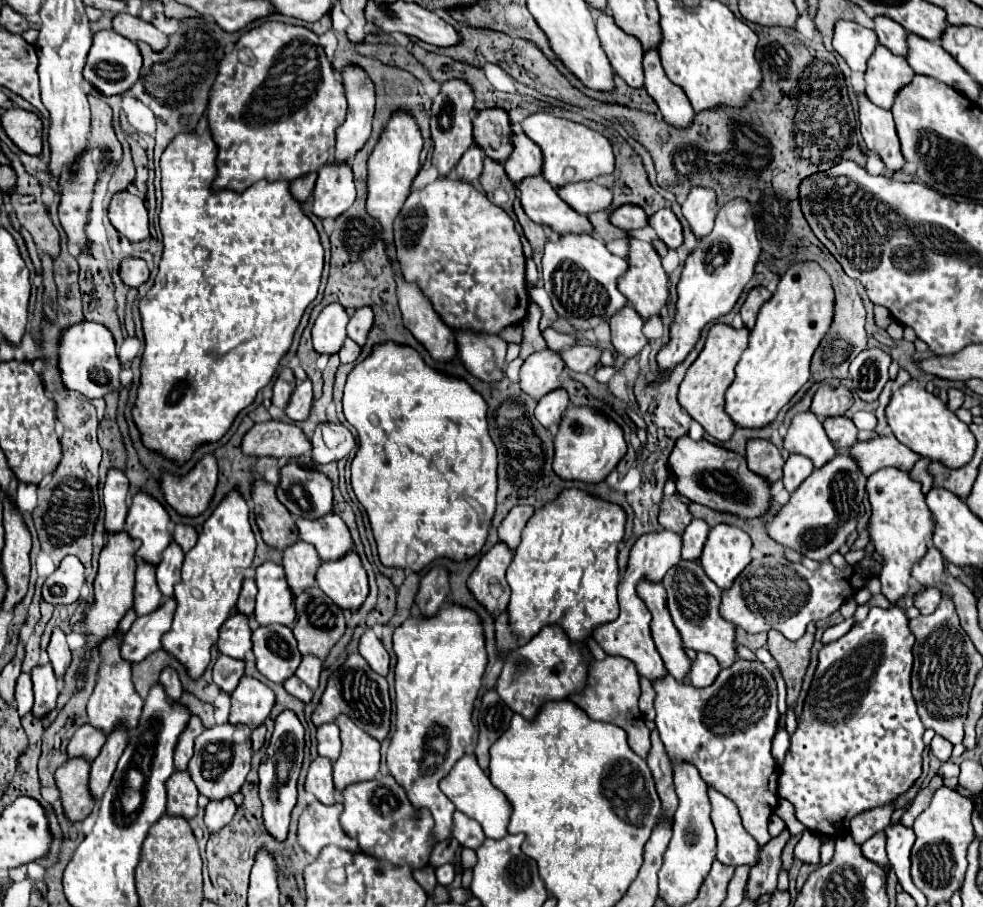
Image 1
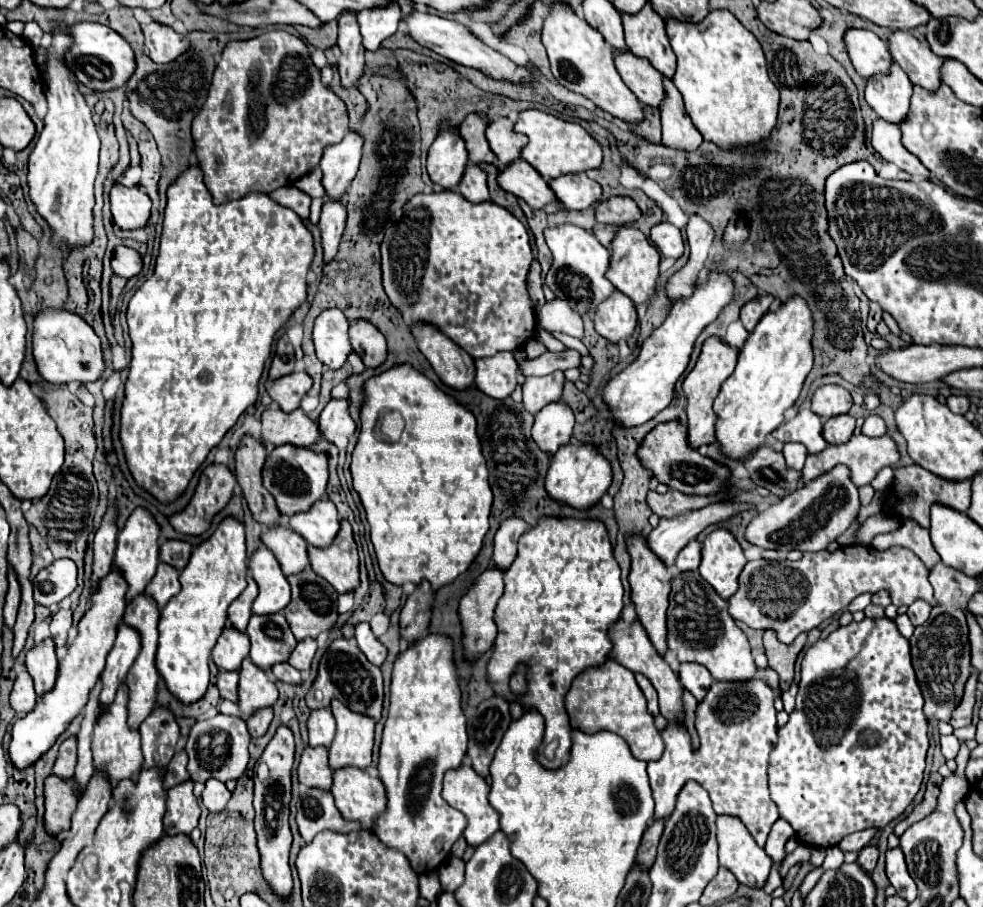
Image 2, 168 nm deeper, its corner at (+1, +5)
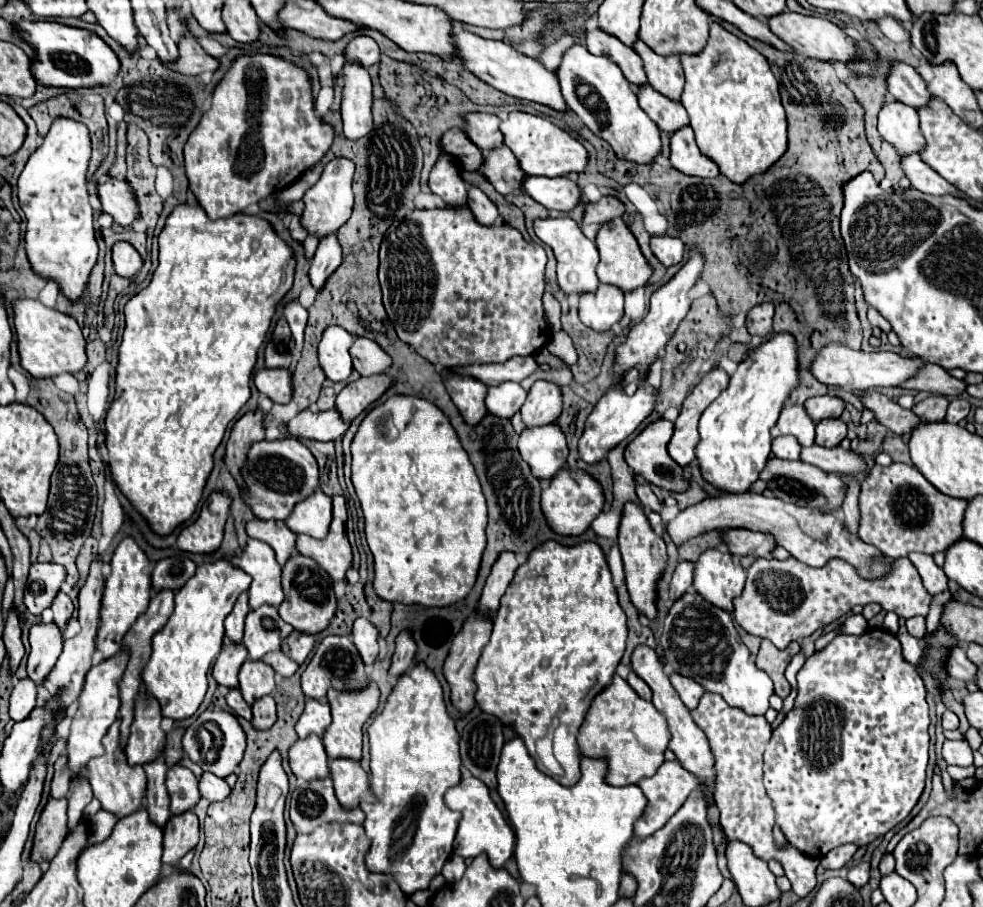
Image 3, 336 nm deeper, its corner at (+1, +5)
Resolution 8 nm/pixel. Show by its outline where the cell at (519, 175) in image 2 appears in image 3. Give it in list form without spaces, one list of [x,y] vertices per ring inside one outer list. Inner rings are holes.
[[[498,147],[486,153],[482,173],[488,177],[488,181],[498,193],[522,193],[522,183],[526,175],[522,175],[522,167],[518,165],[518,159],[514,157],[514,153],[510,153],[508,147]]]

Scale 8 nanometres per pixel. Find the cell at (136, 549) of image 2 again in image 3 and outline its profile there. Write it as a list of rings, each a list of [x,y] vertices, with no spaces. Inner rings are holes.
[[[126,537],[114,551],[114,557],[110,561],[110,577],[106,577],[106,589],[102,597],[102,621],[96,637],[96,649],[102,653],[104,659],[120,651],[124,635],[138,619],[138,615],[146,611],[146,605],[150,603],[150,593],[150,561],[146,553],[138,547],[138,543],[132,537]]]

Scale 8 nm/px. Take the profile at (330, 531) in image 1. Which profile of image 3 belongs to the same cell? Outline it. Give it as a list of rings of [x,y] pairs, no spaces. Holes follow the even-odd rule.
[[[320,489],[312,493],[306,501],[294,507],[294,513],[286,519],[286,525],[296,535],[310,535],[314,539],[324,539],[332,523],[332,499]]]

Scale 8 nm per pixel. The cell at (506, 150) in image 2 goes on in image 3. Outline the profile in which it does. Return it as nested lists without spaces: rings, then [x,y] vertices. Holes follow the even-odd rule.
[[[470,113],[466,115],[466,133],[468,137],[482,149],[482,151],[492,151],[496,147],[504,145],[504,137],[498,129],[500,117],[490,115],[490,113]]]

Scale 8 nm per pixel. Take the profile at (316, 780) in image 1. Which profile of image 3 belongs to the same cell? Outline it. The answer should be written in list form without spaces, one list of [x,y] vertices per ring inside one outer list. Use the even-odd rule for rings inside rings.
[[[308,737],[306,741],[298,739],[290,747],[290,769],[296,777],[306,781],[330,777],[328,771],[328,755],[324,751],[324,743],[320,737]]]

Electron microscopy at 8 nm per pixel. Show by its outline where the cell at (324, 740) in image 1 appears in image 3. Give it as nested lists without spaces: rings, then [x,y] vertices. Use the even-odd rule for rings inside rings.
[[[306,701],[306,709],[300,715],[296,723],[296,733],[300,739],[306,739],[308,735],[318,735],[322,737],[326,729],[330,727],[332,717],[330,717],[330,705],[328,701]]]

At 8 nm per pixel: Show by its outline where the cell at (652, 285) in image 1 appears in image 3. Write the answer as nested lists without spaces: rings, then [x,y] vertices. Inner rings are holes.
[[[614,219],[610,223],[604,223],[596,235],[596,245],[600,251],[600,263],[598,263],[598,279],[600,283],[614,285],[622,289],[624,293],[630,293],[638,287],[644,287],[648,279],[652,277],[652,267],[646,261],[646,257],[640,251],[640,245],[628,225],[622,219]]]

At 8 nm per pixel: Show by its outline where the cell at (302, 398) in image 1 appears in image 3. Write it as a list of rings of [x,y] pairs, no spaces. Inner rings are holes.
[[[260,369],[254,377],[260,393],[268,395],[274,403],[290,403],[294,395],[292,375],[288,369]]]

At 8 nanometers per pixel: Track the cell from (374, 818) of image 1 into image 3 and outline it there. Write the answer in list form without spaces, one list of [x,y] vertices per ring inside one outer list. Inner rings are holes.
[[[338,759],[330,763],[330,777],[334,781],[336,797],[344,809],[356,809],[362,801],[372,803],[376,795],[372,793],[370,779],[358,761]]]

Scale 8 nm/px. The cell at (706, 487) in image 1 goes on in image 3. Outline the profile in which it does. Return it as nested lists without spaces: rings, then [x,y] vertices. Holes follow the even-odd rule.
[[[658,419],[628,443],[624,455],[626,455],[626,463],[634,469],[634,473],[642,475],[652,485],[658,485],[660,489],[666,489],[666,491],[684,491],[690,485],[690,481],[682,477],[682,467],[668,453],[668,441],[672,433],[674,433],[674,425],[666,419]]]

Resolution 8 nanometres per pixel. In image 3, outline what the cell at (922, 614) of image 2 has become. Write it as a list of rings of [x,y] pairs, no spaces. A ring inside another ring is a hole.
[[[920,615],[910,617],[910,619],[906,619],[906,627],[908,627],[910,635],[922,639],[924,633],[926,633],[926,617],[920,617]]]

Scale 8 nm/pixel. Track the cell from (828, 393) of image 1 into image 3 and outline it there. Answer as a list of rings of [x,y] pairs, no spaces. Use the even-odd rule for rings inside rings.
[[[816,395],[816,397],[810,397],[804,403],[804,407],[808,407],[808,415],[816,423],[820,419],[840,417],[844,411],[844,401],[840,397],[834,397],[834,395]]]

